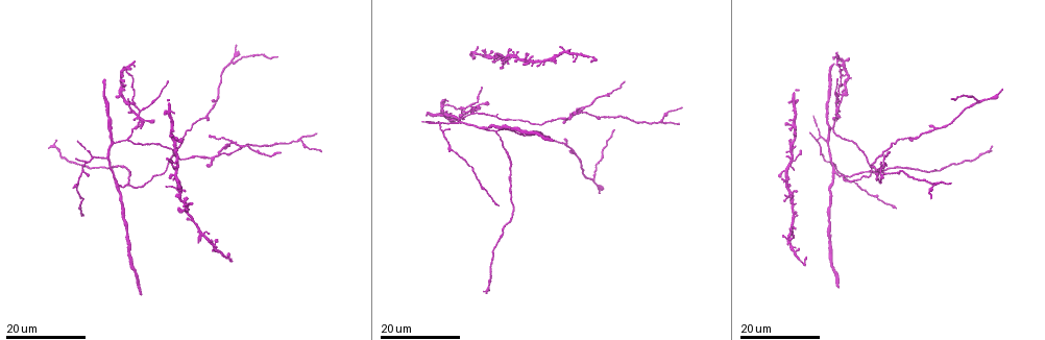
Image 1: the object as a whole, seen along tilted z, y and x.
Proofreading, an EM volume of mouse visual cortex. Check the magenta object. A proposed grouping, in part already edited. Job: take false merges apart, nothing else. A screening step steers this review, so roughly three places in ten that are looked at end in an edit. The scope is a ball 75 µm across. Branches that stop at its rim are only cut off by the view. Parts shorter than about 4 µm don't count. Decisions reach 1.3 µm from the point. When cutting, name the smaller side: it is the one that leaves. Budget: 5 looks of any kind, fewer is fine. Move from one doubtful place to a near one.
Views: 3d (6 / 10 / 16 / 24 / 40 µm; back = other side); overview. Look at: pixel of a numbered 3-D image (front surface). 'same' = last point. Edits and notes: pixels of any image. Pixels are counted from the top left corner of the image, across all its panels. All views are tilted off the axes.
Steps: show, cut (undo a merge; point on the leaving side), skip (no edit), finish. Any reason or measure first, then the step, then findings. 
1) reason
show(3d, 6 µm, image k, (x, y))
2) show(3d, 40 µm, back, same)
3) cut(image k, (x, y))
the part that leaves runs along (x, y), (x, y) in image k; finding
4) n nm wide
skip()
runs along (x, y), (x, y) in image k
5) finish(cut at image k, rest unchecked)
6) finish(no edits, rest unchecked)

three-way junction
show(3d, 16 µm, image 1, (300, 139))

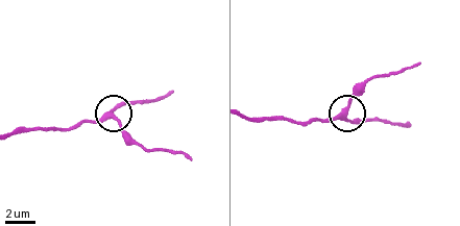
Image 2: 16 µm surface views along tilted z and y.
zoom in
show(3d, 10 µm, image 2, (109, 116))

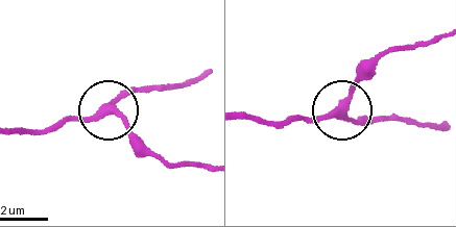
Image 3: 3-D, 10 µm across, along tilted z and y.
show(3d, 10 µm, back, image 3, (109, 107))

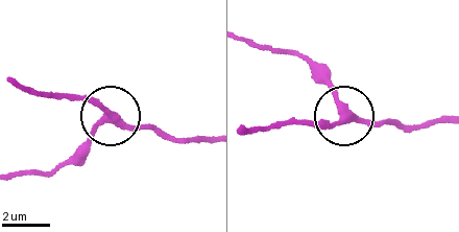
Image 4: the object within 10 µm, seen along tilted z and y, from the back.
280 nm wide
skip()
runs along (209, 137), (165, 136), (126, 126), (94, 97), (69, 95) in image 4; continuous, no second neuron

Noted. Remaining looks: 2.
show(3d, 24 µm, image 1, (115, 141))

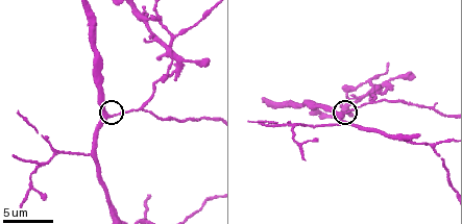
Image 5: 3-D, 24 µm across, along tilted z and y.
zoom in
show(3d, 6 µm, image 5, (109, 114))

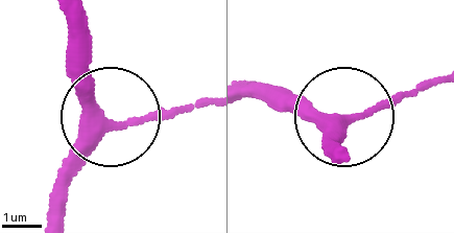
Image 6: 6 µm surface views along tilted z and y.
270 nm wide
skip()
runs along (62, 208), (65, 169), (103, 118), (69, 47) in image 6; all the same neuron

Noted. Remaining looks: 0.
finish(no edits, rest unchecked)

